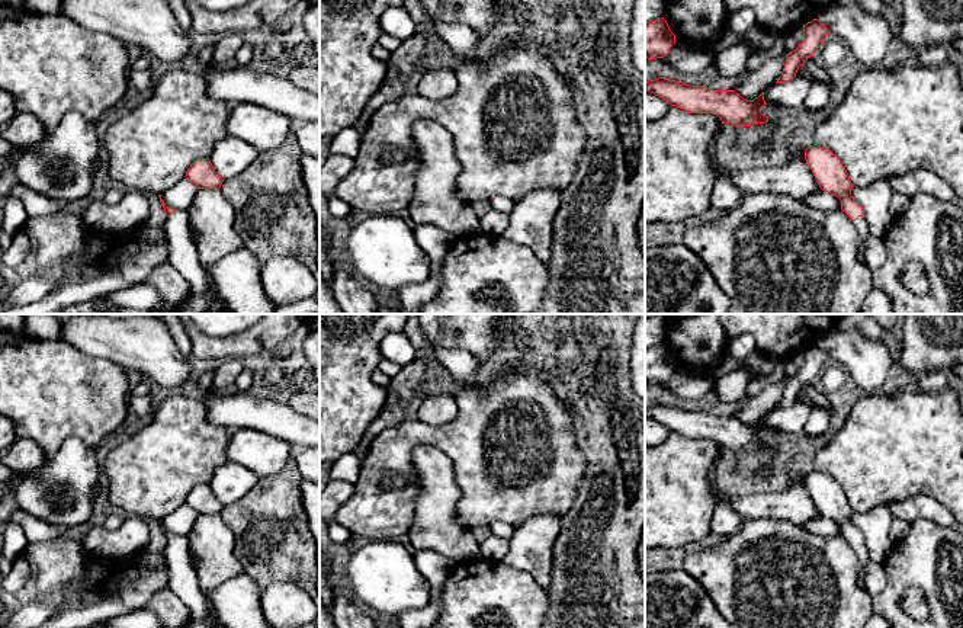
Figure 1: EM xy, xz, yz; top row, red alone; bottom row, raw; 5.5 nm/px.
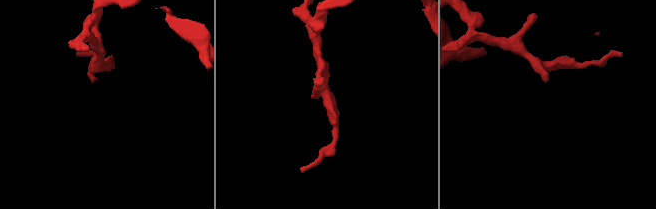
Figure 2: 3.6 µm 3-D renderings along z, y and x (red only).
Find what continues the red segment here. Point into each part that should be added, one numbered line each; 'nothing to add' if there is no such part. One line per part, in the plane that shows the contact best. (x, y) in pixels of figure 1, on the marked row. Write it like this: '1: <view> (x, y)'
1: yz (862, 226)

